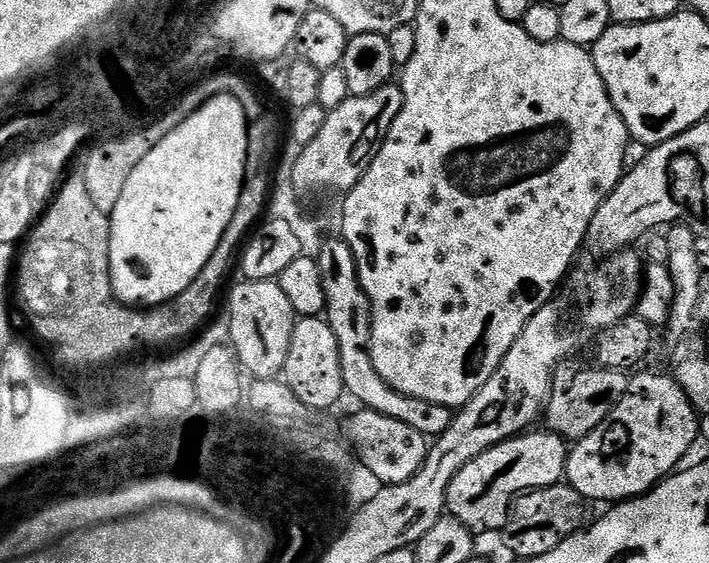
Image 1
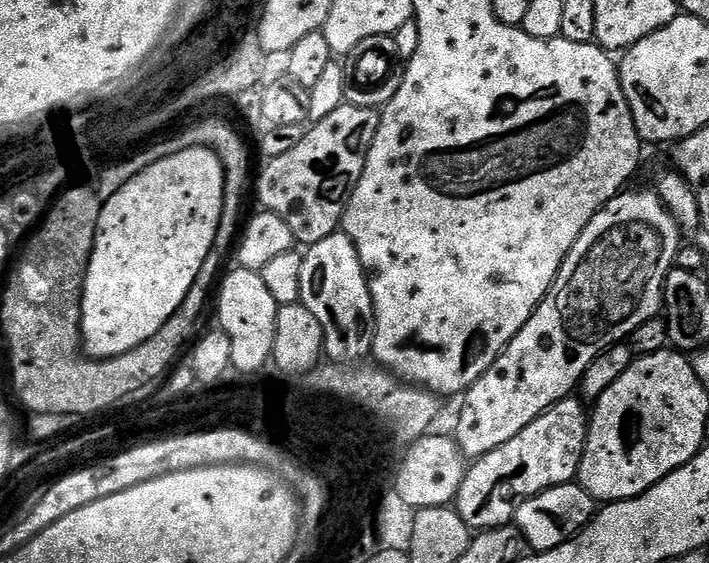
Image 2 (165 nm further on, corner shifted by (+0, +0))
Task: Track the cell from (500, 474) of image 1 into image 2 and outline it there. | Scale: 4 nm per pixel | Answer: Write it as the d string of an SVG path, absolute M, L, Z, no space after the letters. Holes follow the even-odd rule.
M580 398L560 400L545 412L530 426L526 426L510 442L490 450L485 456L479 457L467 469L461 488L454 501L456 513L467 522L473 530L487 530L511 525L516 518L516 505L529 496L536 496L548 488L559 484L570 484L577 479L580 470L580 460L584 456L584 444L588 440L588 425L590 412L585 401Z

